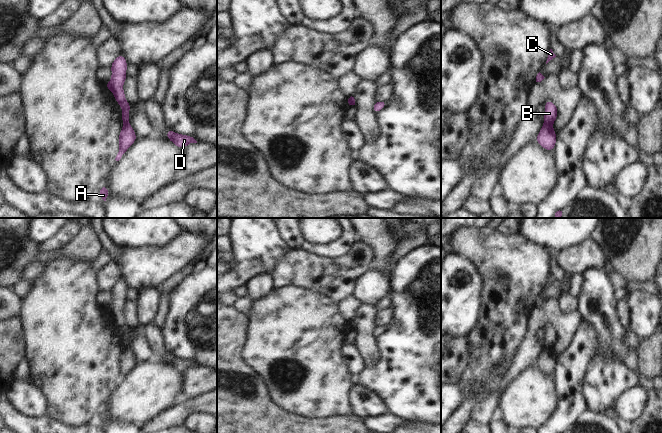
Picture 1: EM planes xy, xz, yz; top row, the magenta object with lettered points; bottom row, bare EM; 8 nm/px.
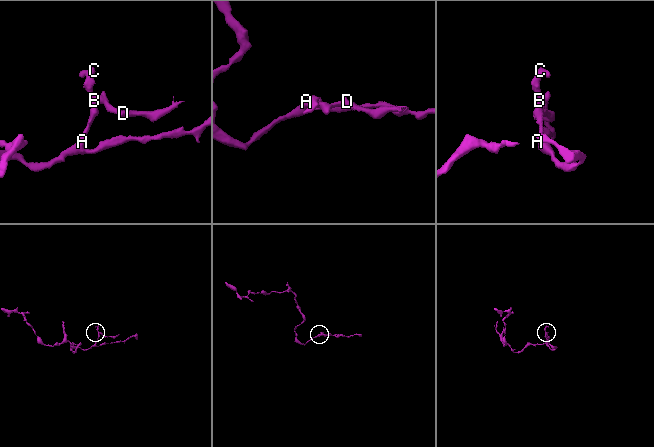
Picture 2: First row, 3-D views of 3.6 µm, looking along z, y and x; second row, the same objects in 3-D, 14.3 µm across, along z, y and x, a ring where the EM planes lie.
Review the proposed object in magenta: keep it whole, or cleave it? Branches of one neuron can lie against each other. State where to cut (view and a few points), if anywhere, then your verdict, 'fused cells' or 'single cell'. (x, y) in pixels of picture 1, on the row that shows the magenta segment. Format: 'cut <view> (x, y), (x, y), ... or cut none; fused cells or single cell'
cut yz (545, 122), (551, 125); fused cells

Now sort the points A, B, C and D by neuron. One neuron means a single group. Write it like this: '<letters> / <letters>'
A / B C D

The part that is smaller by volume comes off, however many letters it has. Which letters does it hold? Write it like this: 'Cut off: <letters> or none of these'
Cut off: B, C, D

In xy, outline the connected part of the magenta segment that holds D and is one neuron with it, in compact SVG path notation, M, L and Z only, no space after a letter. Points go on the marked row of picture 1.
M170 129L167 130L166 136L170 141L172 141L179 148L184 148L186 145L190 143L197 143L197 141L193 137L174 133Z

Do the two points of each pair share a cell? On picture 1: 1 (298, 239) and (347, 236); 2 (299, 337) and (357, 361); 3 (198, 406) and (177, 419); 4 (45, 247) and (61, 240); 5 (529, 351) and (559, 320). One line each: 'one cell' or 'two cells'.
1: one cell
2: two cells
3: one cell
4: one cell
5: one cell

